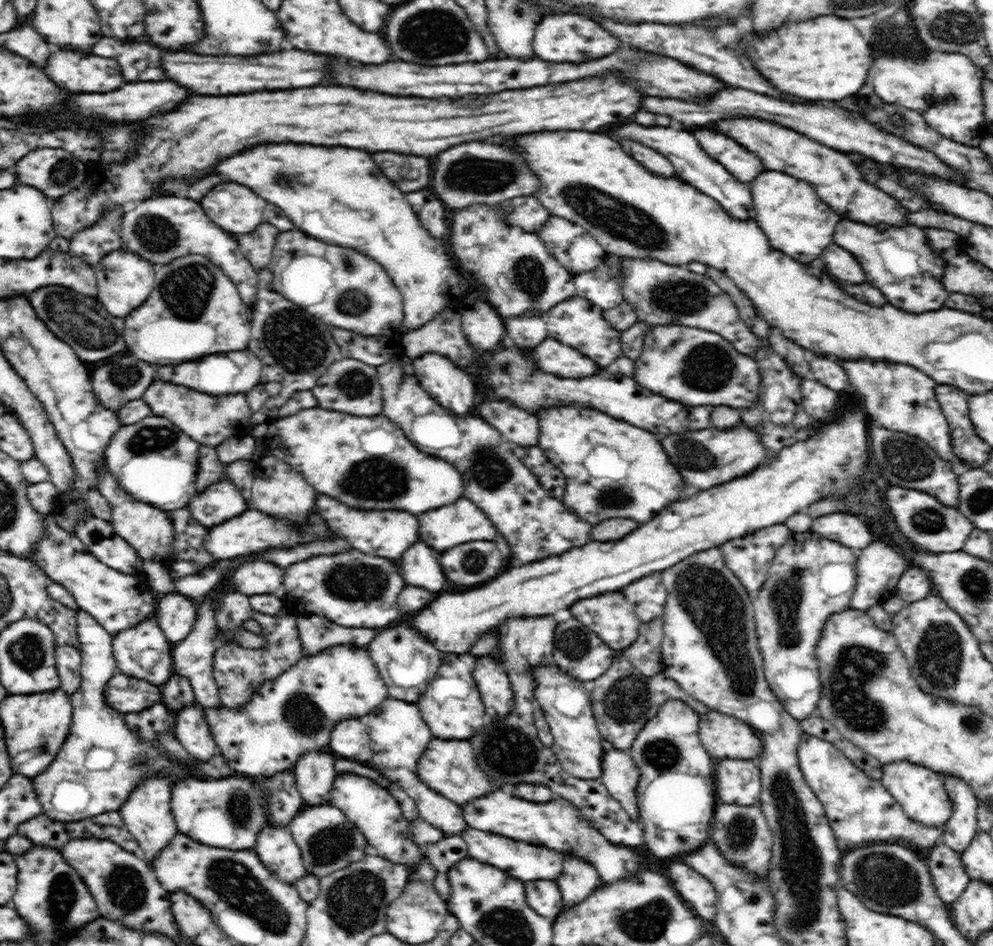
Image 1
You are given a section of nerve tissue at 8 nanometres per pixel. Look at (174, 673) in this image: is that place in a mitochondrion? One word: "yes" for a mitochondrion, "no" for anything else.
no

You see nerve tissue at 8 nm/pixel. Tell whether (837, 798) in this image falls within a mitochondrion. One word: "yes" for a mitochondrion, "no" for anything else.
no

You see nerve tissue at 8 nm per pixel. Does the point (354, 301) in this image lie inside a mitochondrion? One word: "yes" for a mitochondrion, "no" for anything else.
yes

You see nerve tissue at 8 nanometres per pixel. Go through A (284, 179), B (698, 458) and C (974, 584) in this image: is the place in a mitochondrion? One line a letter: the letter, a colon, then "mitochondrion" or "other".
A: mitochondrion
B: mitochondrion
C: mitochondrion

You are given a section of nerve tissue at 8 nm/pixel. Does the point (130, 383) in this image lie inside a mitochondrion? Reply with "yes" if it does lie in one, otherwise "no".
yes

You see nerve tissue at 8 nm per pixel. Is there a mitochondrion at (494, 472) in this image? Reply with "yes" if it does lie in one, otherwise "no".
yes

